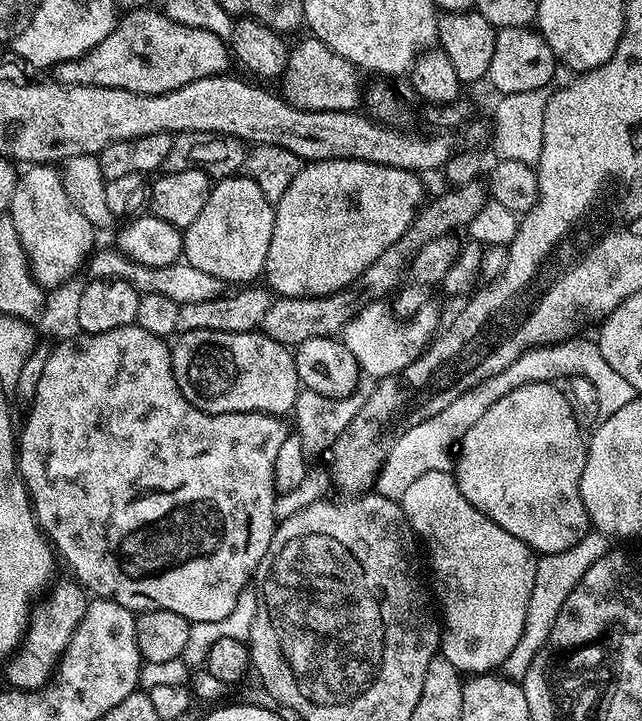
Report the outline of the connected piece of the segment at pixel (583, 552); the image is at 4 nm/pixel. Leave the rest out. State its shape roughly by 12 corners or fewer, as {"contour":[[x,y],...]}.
{"contour":[[589,530],[570,550],[537,559],[518,646],[503,675],[523,681],[574,586],[605,556]]}

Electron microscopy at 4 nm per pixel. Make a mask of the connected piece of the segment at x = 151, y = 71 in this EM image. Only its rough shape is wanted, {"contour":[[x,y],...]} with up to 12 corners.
{"contour":[[125,11],[62,84],[157,96],[229,71],[210,30]]}

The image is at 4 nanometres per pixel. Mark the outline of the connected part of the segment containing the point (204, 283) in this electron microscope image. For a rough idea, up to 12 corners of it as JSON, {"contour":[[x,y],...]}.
{"contour":[[115,247],[93,251],[94,280],[125,280],[179,304],[225,295],[223,280],[186,262],[142,266]]}

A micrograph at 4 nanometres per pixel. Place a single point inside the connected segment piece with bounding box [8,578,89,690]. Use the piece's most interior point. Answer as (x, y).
(52, 623)

